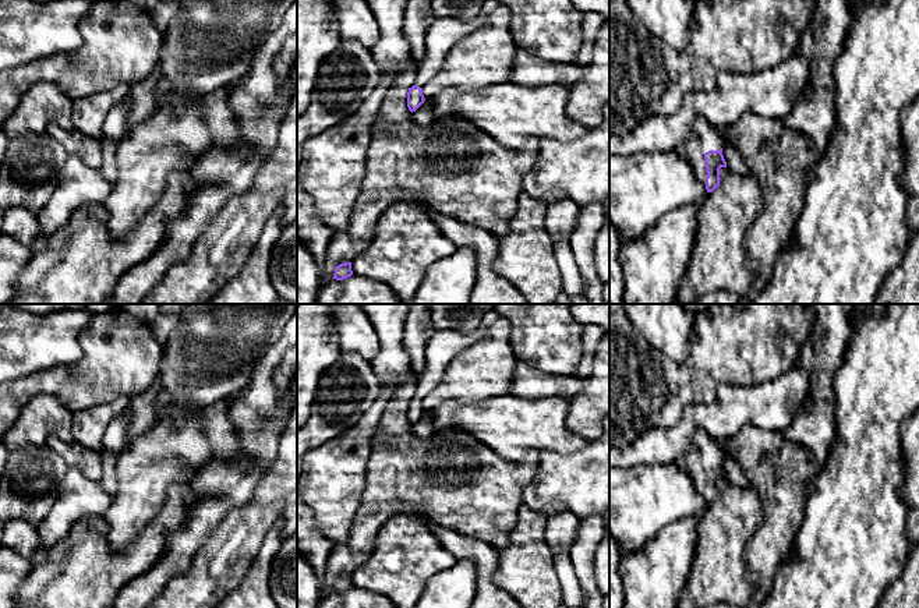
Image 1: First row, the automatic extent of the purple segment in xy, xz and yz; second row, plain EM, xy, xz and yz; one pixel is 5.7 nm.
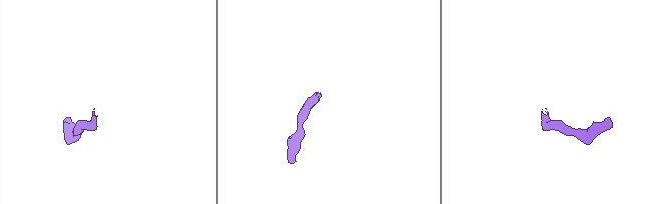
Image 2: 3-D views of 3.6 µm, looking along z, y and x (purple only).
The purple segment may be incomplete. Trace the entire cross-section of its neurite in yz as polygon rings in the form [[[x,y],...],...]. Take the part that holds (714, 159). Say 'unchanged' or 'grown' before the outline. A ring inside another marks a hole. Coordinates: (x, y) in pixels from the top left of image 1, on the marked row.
grown; [[[699,116],[692,137],[674,149],[676,156],[689,163],[697,180],[706,184],[707,192],[720,185],[720,169],[727,167],[722,141],[721,132]]]

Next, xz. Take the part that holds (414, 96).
grown; [[[485,0],[480,14],[469,22],[456,18],[434,18],[427,33],[425,57],[418,64],[414,85],[407,92],[407,107],[411,113],[424,103],[423,86],[441,71],[450,49],[483,25],[498,4],[498,0]]]

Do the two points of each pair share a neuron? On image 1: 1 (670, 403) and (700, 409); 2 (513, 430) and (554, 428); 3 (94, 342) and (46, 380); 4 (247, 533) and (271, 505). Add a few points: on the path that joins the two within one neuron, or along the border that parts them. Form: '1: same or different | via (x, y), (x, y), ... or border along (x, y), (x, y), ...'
1: different | border along (686, 406), (672, 426), (658, 426)
2: same | via (523, 428), (544, 428)
3: same | via (94, 360), (77, 382), (64, 382)
4: same | via (250, 526), (264, 512)

